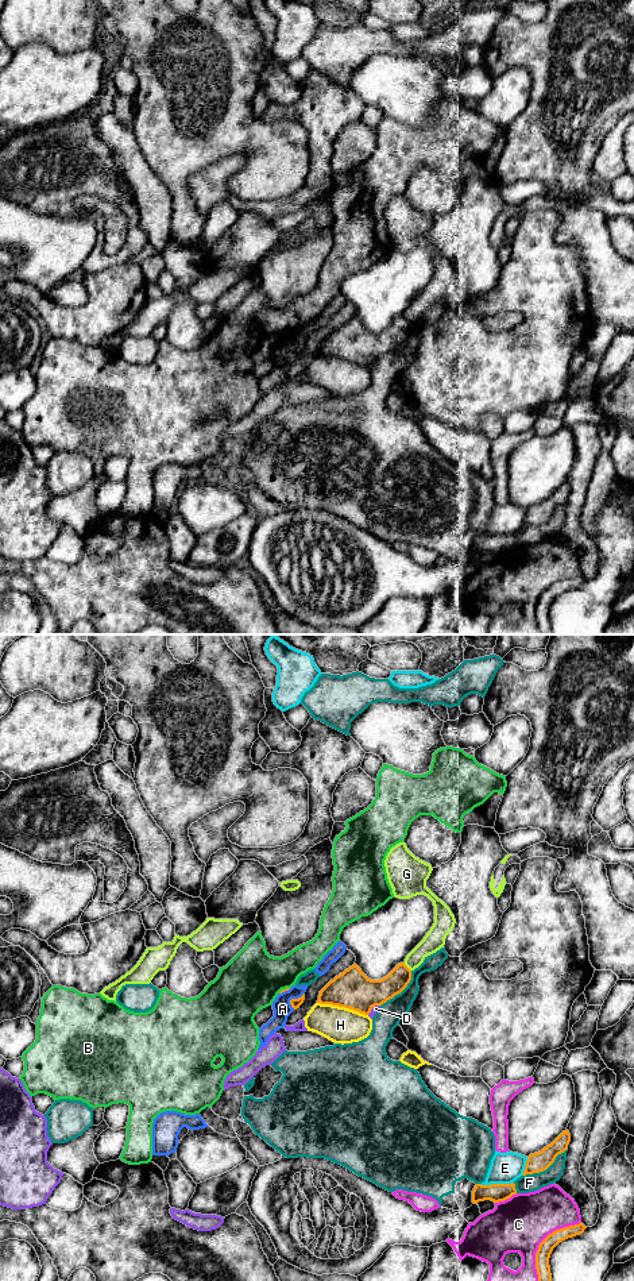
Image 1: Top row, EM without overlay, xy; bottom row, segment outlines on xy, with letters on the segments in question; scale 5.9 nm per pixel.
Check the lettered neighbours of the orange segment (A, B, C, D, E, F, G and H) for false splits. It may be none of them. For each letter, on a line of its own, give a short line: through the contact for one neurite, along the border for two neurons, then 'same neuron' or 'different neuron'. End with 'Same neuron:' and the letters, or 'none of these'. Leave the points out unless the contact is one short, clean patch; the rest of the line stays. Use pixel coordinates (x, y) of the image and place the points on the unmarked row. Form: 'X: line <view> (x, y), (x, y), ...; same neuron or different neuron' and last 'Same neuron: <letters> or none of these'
A: different neuron
B: different neuron
C: different neuron
D: different neuron
E: different neuron
F: different neuron
G: line xy (404, 315), (410, 323); different neuron
H: different neuron
Same neuron: none of these

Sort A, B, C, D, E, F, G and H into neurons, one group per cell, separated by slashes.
A / B / C / D / E / F / G / H

